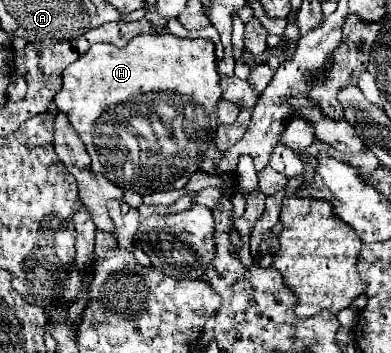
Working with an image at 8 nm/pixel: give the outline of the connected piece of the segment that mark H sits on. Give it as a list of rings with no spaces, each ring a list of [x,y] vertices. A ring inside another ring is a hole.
[[[145,34],[135,36],[127,46],[117,48],[115,44],[99,42],[93,44],[77,62],[63,70],[63,86],[55,96],[55,106],[61,110],[73,130],[83,140],[91,156],[91,172],[103,174],[109,182],[123,190],[139,192],[141,196],[151,192],[169,192],[183,188],[191,174],[199,170],[199,162],[215,138],[217,130],[217,102],[221,100],[219,74],[215,62],[215,46],[203,38],[179,38],[173,34]],[[145,94],[157,94],[151,102],[153,114],[171,130],[183,130],[191,144],[145,144],[147,138],[155,138],[151,122],[145,116]]]

